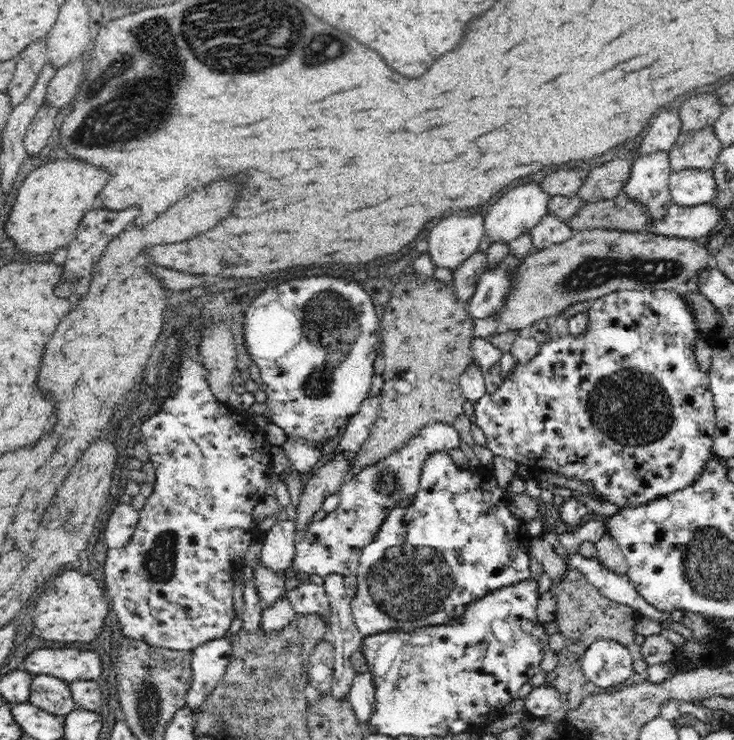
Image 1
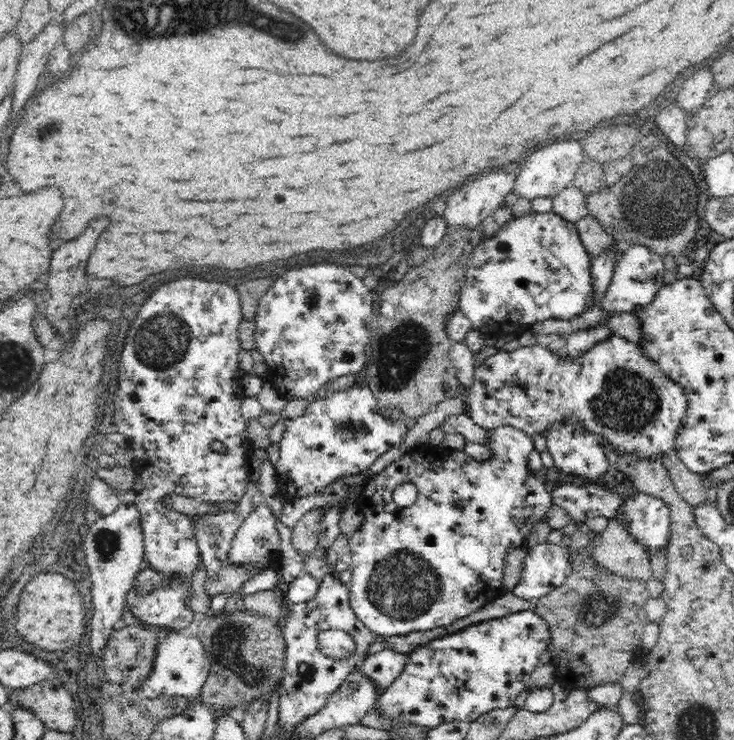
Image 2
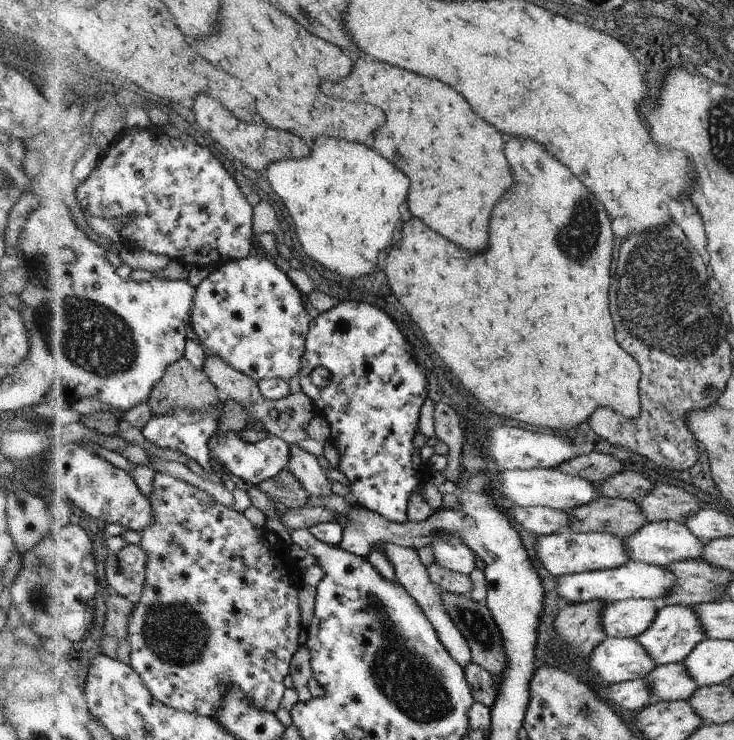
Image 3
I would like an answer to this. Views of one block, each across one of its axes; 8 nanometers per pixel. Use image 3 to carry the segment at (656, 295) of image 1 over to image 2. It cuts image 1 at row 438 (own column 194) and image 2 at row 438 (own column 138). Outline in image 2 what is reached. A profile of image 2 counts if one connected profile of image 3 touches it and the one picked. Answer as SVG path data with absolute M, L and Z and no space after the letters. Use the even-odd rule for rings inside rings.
M612 335L577 361L567 364L560 354L538 344L521 346L512 351L498 350L474 368L473 381L467 388L469 400L466 403L466 413L485 430L500 425L512 425L531 436L544 432L544 428L552 420L573 414L583 420L588 431L600 434L602 441L613 444L621 452L658 457L660 452L674 449L672 434L676 432L676 428L680 428L680 422L684 418L684 391L662 375L644 355L640 355L634 343Z

